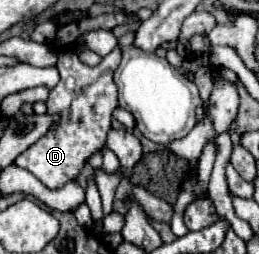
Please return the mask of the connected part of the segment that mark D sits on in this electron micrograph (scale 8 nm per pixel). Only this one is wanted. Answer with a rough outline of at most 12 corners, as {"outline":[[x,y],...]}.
{"outline":[[120,48],[88,68],[59,50],[44,138],[16,158],[46,188],[76,180],[118,106]]}

